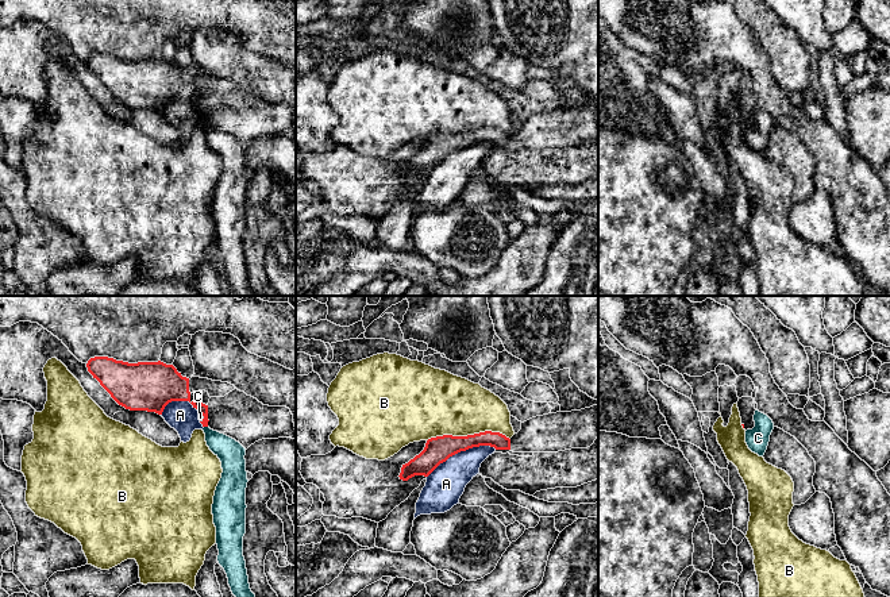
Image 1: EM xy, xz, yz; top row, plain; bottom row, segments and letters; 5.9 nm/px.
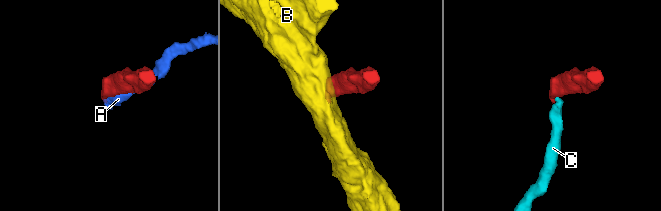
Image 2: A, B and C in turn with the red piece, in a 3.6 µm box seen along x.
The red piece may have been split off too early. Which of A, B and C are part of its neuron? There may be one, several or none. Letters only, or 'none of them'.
none of them

